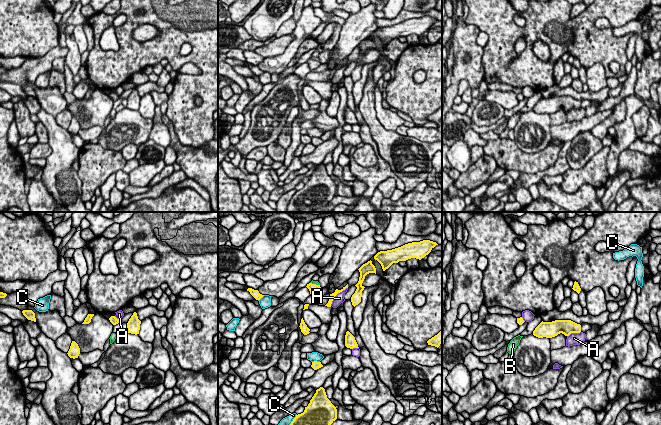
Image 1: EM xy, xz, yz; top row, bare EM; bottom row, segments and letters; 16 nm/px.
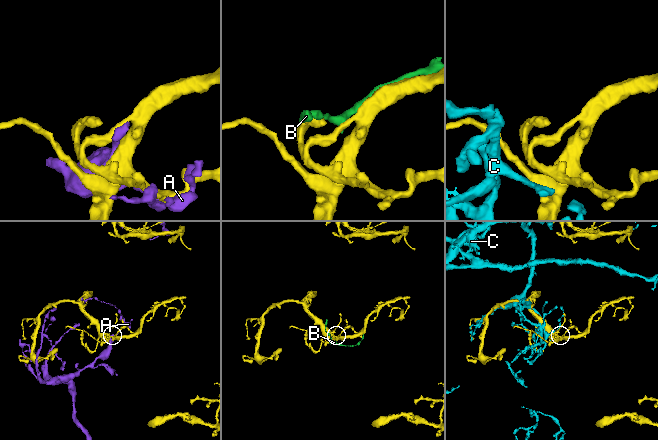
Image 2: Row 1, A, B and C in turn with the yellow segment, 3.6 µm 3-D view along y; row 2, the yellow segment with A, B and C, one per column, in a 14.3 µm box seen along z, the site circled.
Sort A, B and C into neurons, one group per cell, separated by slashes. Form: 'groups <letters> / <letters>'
groups A B / C

